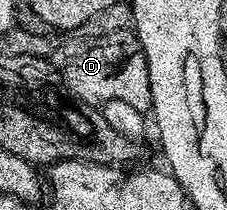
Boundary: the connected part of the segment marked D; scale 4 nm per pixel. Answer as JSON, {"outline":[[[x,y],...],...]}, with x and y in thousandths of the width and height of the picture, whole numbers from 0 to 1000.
{"outline":[[[573,138],[520,143],[480,171],[300,195],[225,262],[216,290],[260,338],[278,405],[352,486],[449,495],[480,476],[551,476],[586,514],[648,533],[665,514],[665,424],[648,271],[608,181]]]}

